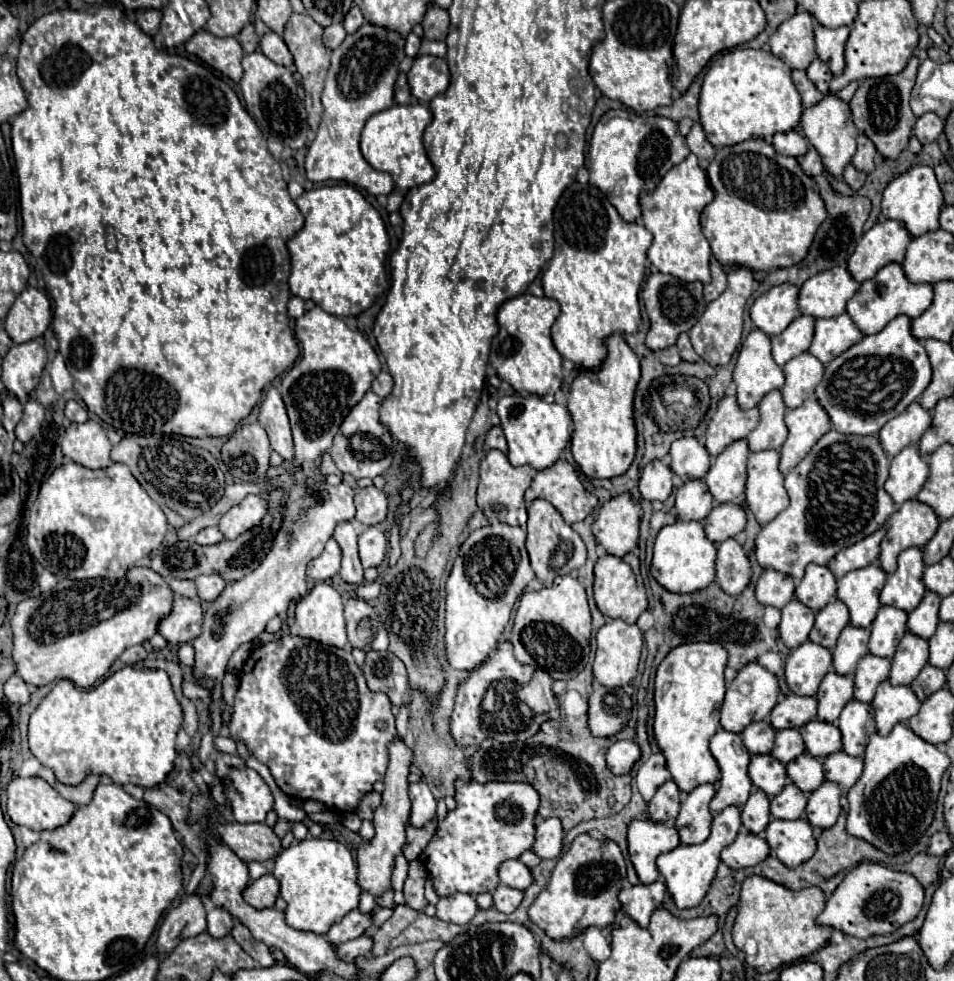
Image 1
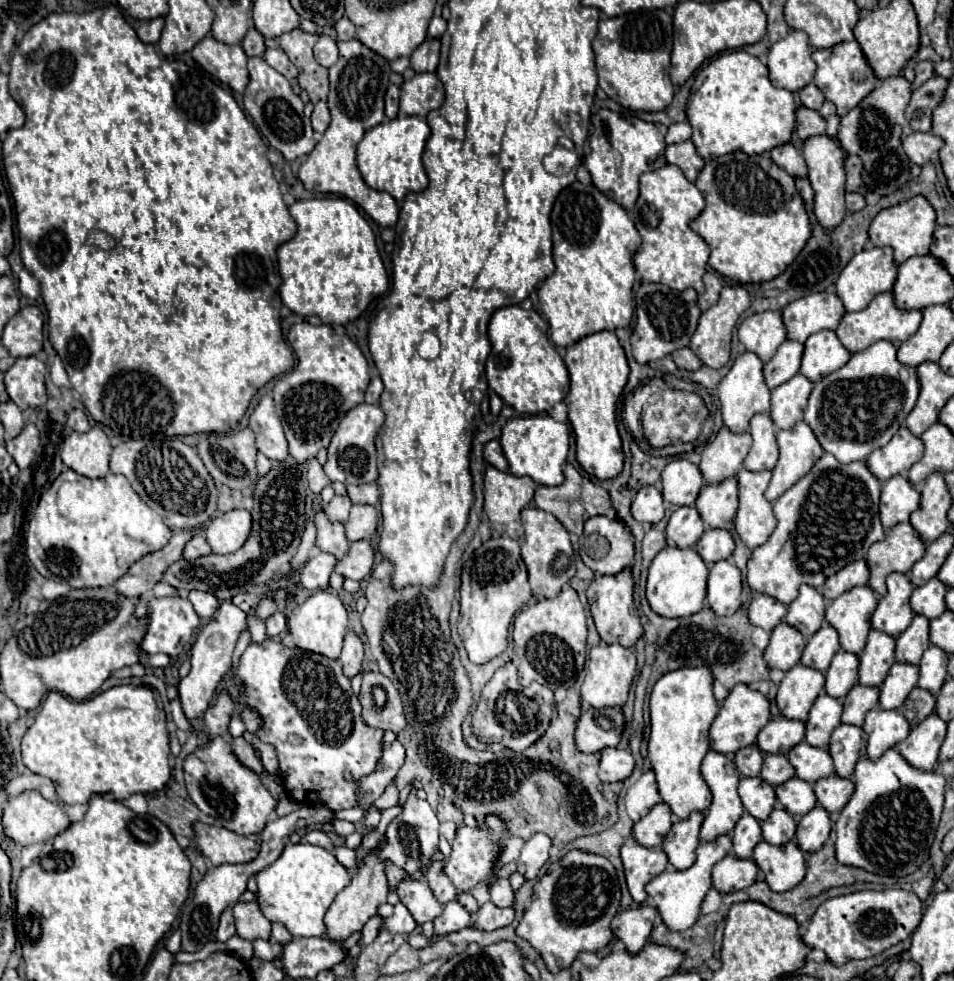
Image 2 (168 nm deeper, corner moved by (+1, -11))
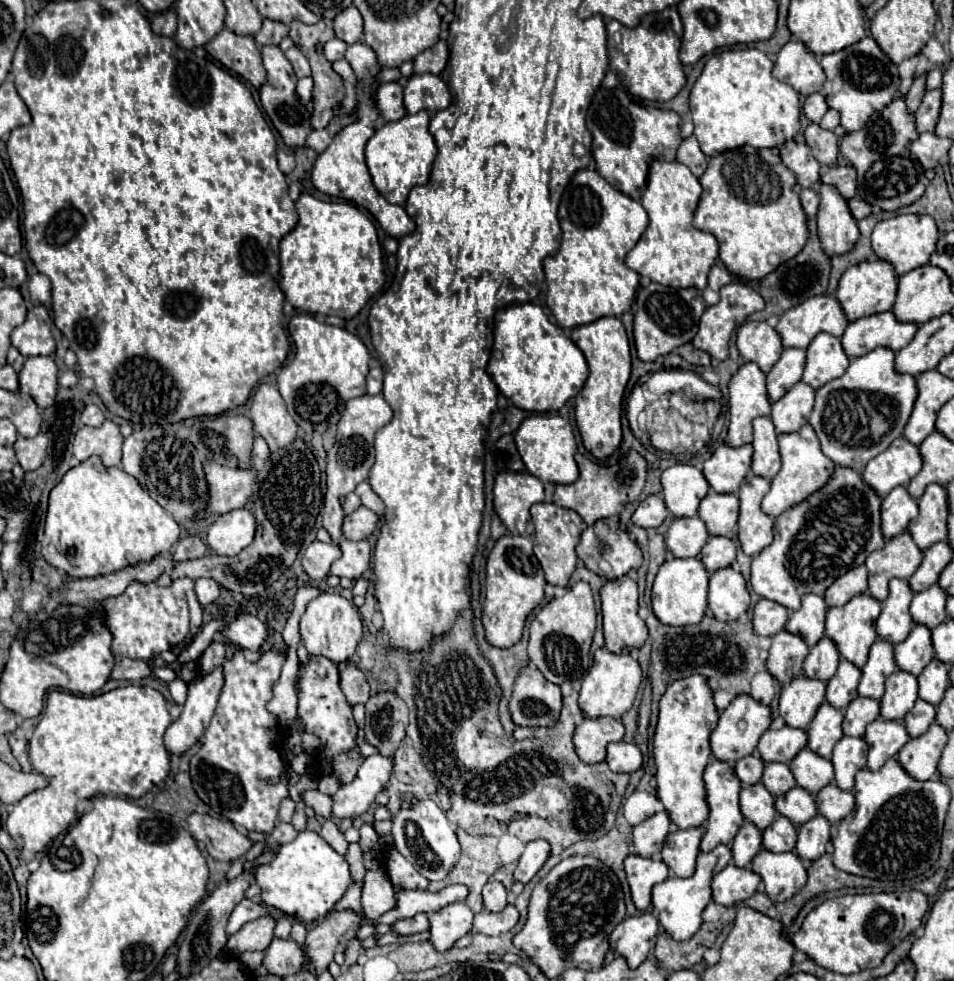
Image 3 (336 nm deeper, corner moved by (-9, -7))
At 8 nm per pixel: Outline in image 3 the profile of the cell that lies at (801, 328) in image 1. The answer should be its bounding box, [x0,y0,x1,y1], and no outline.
[768,348,806,402]

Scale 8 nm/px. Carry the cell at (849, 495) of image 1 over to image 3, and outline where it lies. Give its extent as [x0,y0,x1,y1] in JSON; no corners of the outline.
[750,466,886,610]

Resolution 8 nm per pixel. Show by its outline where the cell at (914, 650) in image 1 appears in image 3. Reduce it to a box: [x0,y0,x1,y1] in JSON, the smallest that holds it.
[880,672,918,720]

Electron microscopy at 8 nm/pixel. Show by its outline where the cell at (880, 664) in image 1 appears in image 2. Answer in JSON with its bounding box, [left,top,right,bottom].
[842,684,880,726]

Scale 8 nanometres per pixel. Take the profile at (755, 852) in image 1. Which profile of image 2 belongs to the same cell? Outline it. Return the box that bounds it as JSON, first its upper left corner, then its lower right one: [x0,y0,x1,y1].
[712,854,758,894]

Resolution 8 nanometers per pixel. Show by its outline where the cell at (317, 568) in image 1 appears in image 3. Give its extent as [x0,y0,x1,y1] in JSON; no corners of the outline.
[302,540,342,582]

